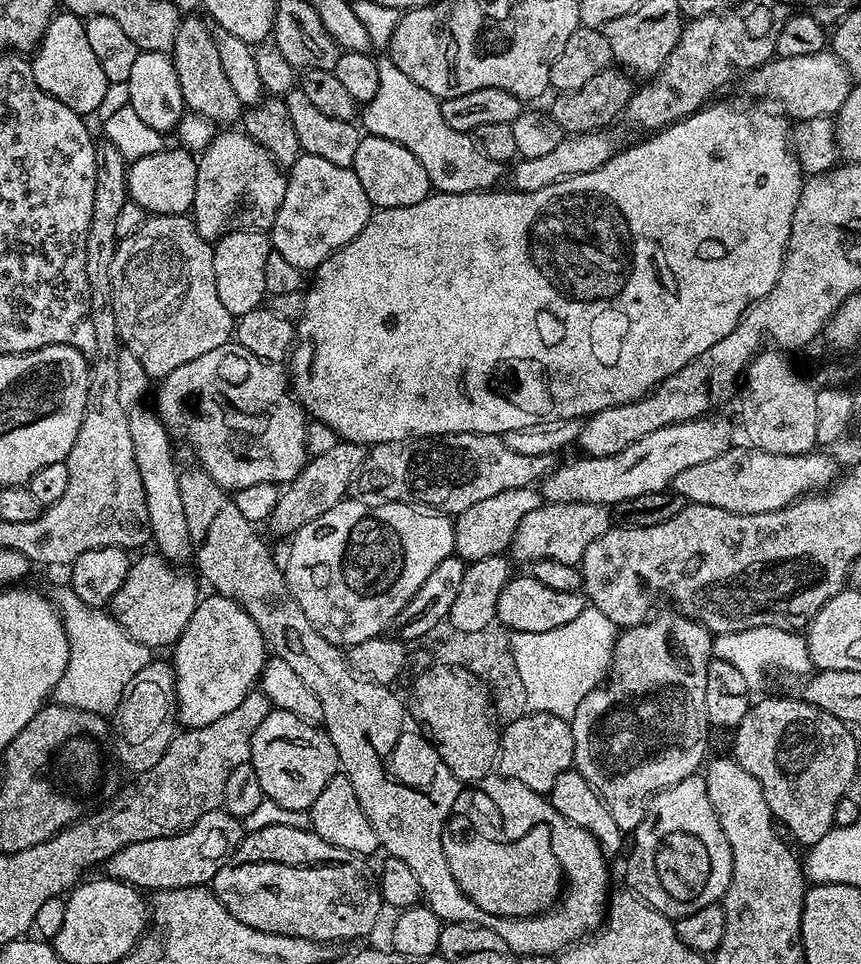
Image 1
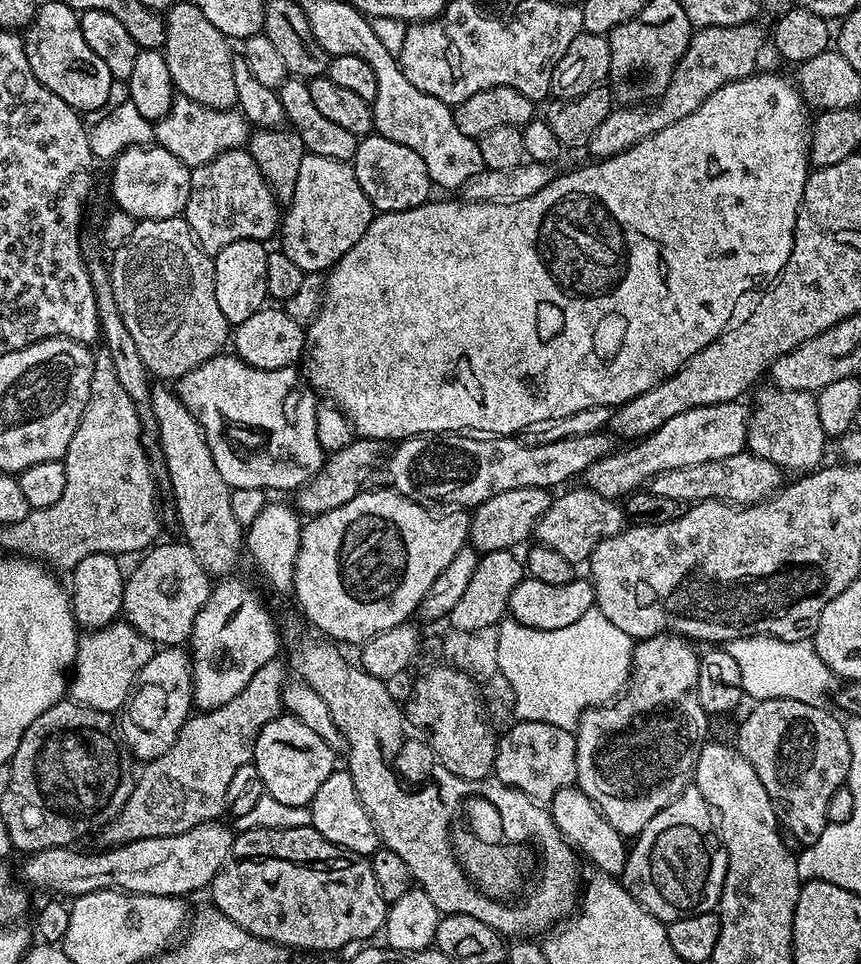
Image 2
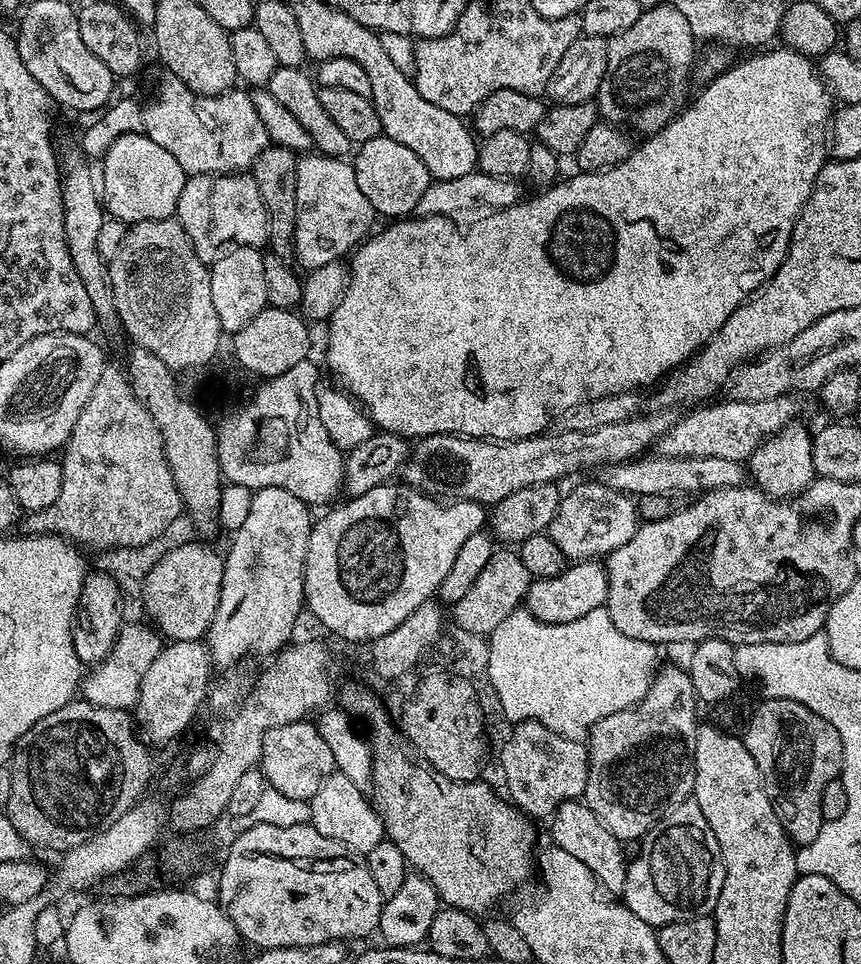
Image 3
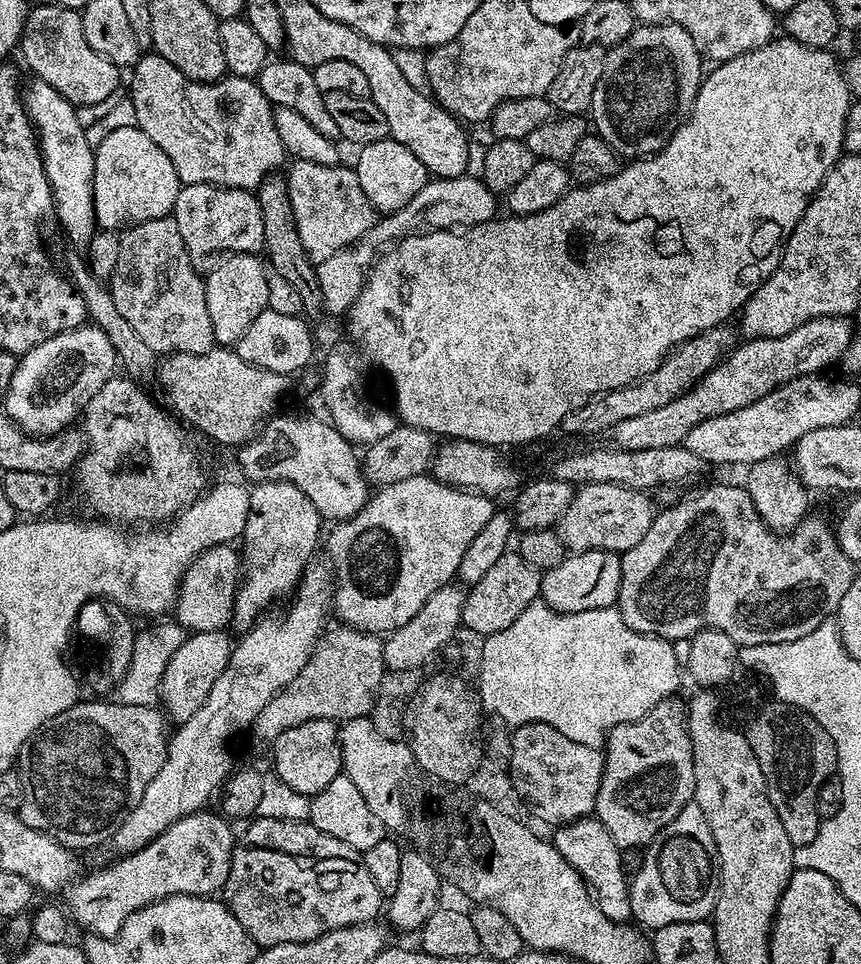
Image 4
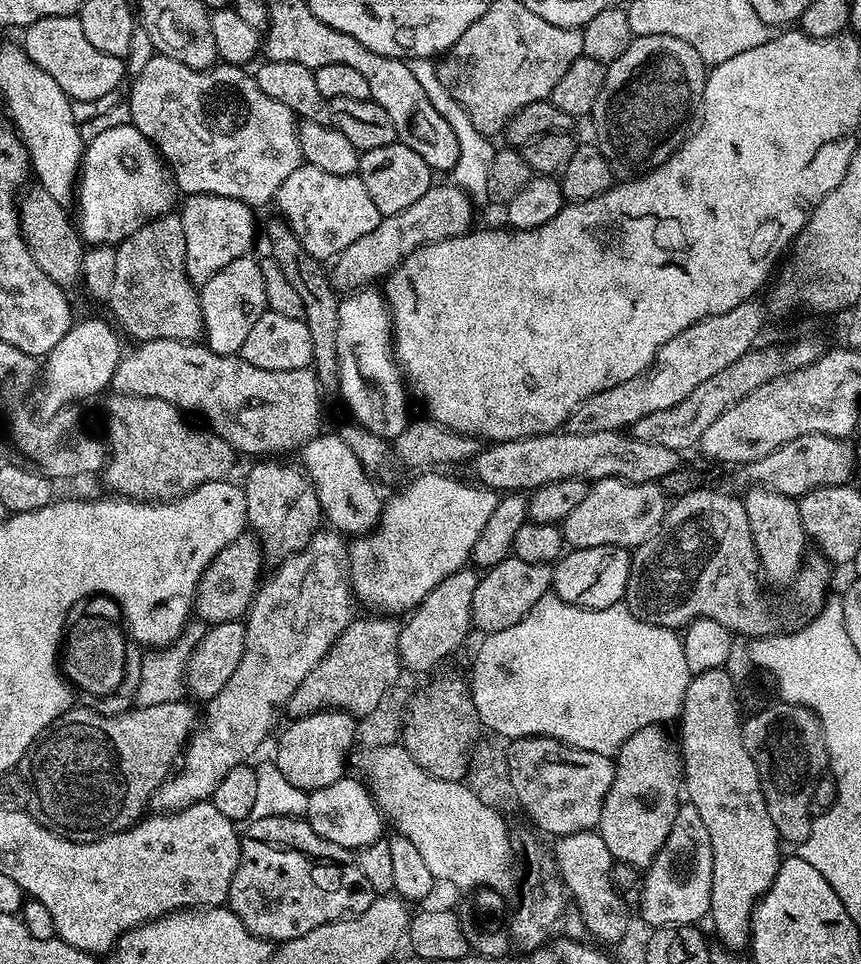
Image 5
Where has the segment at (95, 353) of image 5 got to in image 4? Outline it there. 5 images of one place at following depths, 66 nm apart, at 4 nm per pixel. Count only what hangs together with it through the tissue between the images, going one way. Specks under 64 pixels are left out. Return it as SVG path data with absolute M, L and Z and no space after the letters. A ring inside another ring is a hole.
M81 326L69 332L59 332L54 338L46 338L29 352L17 359L16 369L8 379L8 390L3 393L2 411L14 421L23 432L30 436L52 436L63 428L69 427L72 420L81 415L87 408L90 398L102 390L102 386L114 375L118 368L118 357L114 346L110 346L110 338L100 328Z

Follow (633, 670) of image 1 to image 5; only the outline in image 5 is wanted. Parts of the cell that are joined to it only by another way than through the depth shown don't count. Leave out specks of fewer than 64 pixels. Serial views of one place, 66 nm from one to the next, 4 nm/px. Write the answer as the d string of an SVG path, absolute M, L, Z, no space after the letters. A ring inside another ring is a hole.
M659 724L646 726L631 736L614 757L616 774L610 788L610 794L604 799L598 831L602 842L610 849L613 861L629 864L632 868L647 869L652 859L662 850L670 830L674 826L674 818L682 803L682 789L685 787L684 762L677 741L664 733Z

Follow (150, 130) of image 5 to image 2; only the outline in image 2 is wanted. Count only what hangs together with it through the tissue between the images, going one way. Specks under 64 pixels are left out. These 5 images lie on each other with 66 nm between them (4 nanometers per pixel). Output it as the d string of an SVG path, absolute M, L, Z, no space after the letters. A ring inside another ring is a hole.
M177 95L170 110L154 124L154 140L159 147L170 150L174 158L181 160L189 168L218 158L218 154L235 148L244 148L250 137L250 125L239 110L211 109L190 98Z

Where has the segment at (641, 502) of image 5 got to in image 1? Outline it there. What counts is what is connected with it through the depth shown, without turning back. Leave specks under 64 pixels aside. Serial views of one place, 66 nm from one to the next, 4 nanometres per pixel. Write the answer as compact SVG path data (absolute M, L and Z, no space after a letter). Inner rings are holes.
M590 502L541 503L540 508L530 510L530 514L522 518L518 530L514 530L511 559L528 560L527 562L553 560L579 565L586 554L586 546L590 546L594 538L602 538L602 534L606 534L608 529L613 527L614 520L608 512L611 511L605 505Z

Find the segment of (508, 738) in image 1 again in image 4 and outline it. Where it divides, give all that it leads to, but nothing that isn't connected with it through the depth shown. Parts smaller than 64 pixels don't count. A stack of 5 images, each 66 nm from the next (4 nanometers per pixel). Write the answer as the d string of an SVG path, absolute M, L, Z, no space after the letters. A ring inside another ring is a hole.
M545 724L515 725L511 737L509 774L529 810L555 826L582 820L595 813L598 786L604 773L604 754L600 748L570 742L566 734L558 734L554 726Z

